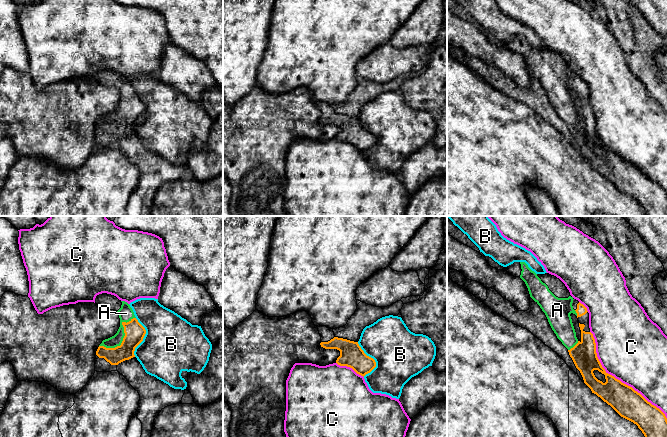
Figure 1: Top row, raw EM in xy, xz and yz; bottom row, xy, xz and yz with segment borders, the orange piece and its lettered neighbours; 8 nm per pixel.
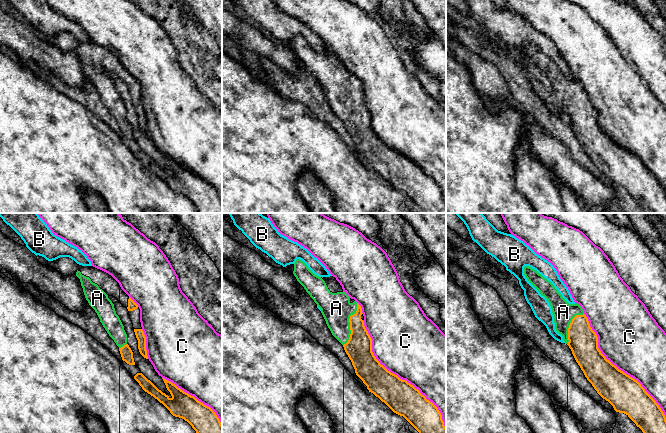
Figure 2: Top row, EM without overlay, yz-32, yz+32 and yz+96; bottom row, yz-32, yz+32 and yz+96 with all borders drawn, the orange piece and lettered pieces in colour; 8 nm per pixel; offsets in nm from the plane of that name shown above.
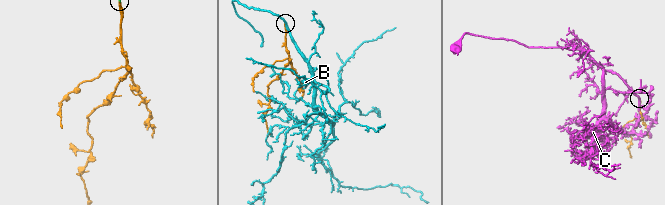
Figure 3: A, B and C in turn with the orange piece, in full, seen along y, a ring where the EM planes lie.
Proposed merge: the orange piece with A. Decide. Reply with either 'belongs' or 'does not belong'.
belongs

